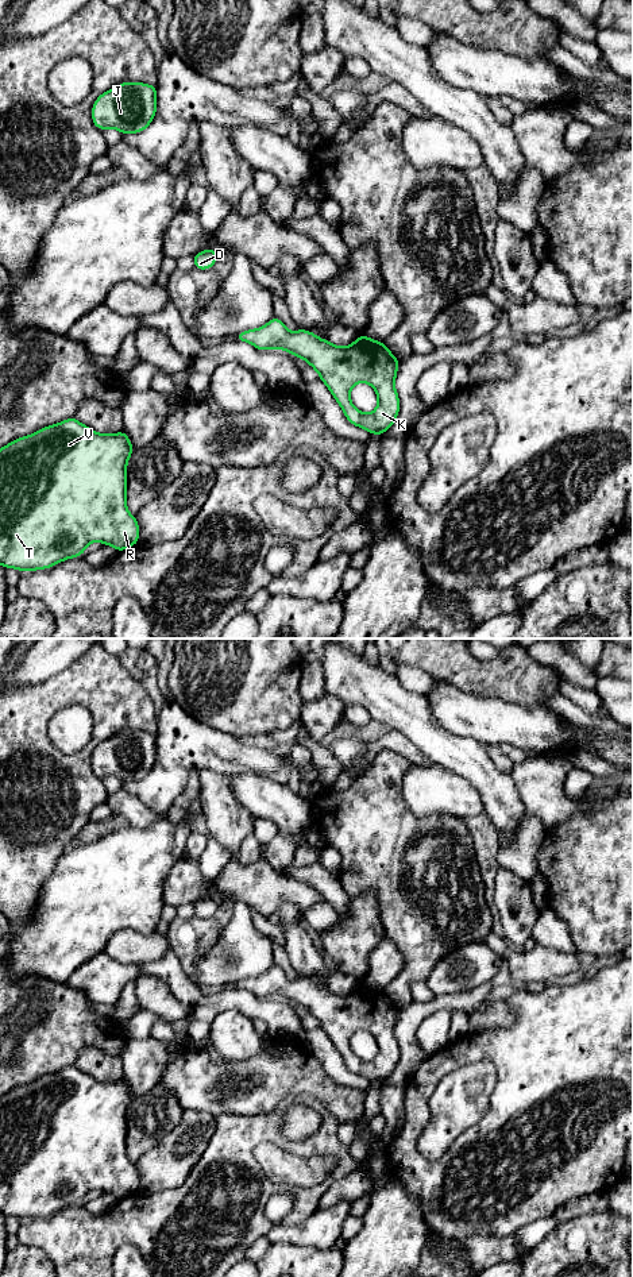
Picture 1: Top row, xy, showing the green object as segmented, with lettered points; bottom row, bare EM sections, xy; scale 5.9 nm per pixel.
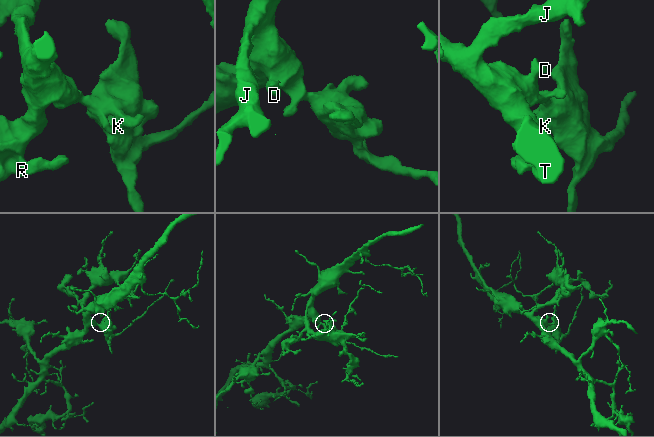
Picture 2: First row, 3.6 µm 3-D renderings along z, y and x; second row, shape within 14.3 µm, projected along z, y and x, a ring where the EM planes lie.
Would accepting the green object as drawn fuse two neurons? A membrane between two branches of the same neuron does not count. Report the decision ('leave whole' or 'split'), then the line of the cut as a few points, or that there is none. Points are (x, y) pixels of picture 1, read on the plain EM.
leave whole; no cut

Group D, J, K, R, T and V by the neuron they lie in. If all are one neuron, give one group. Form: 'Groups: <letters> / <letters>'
Groups: D J K R T V

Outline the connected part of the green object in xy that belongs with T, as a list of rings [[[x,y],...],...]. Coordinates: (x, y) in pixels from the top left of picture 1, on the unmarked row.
[[[70,1065],[43,1075],[0,1096],[0,1214],[23,1220],[50,1216],[66,1207],[82,1204],[93,1191],[113,1195],[117,1200],[139,1191],[136,1165],[127,1158],[127,1110],[134,1100],[126,1079],[97,1081]]]

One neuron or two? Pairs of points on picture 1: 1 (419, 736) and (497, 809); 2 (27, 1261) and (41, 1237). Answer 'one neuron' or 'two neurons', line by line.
1: one neuron
2: two neurons

